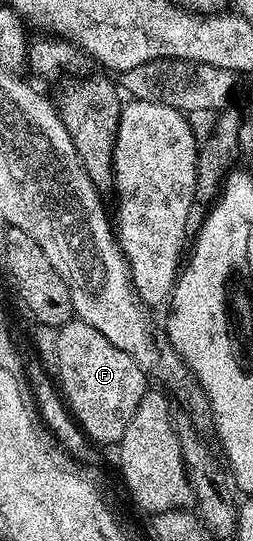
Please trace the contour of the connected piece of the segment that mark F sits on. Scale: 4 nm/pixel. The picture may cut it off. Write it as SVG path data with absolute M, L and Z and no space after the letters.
M76 319L60 326L55 333L55 354L57 353L56 380L70 413L76 418L82 432L98 446L116 446L127 431L127 423L135 416L135 407L143 399L147 388L147 375L127 355L119 351L111 339L99 335L91 323Z

